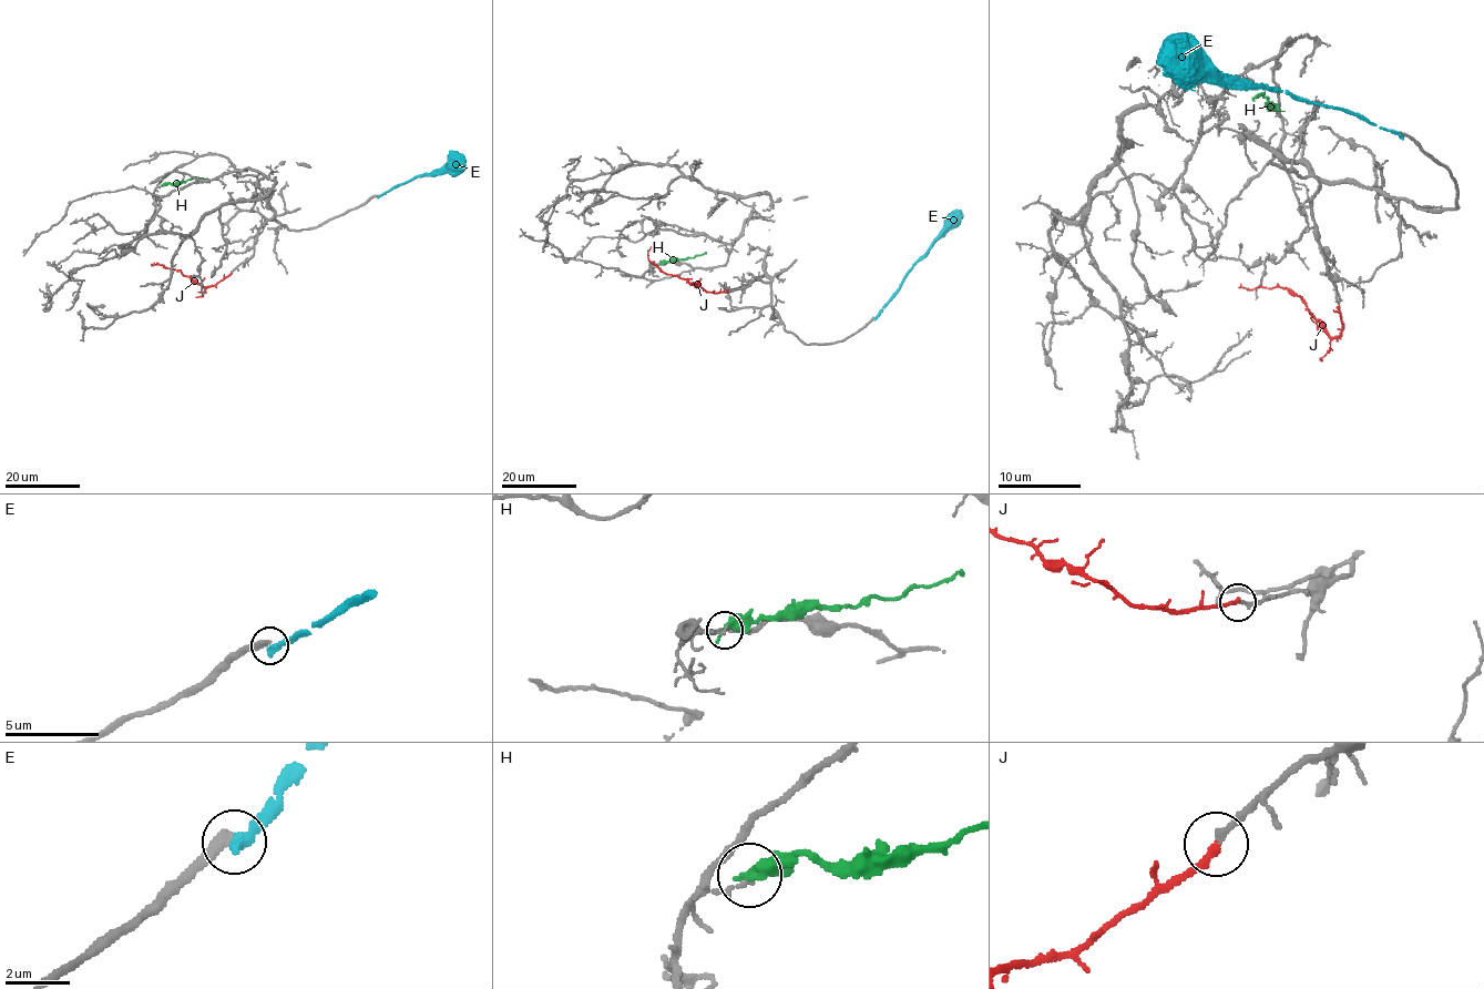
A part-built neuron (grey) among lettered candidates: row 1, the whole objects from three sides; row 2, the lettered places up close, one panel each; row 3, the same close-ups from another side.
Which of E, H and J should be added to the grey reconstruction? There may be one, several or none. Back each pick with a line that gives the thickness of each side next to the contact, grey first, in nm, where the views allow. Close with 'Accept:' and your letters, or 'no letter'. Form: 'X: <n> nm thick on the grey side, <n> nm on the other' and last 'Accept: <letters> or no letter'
J: 200 nm thick on the grey side, 240 nm on the other
Accept: J

